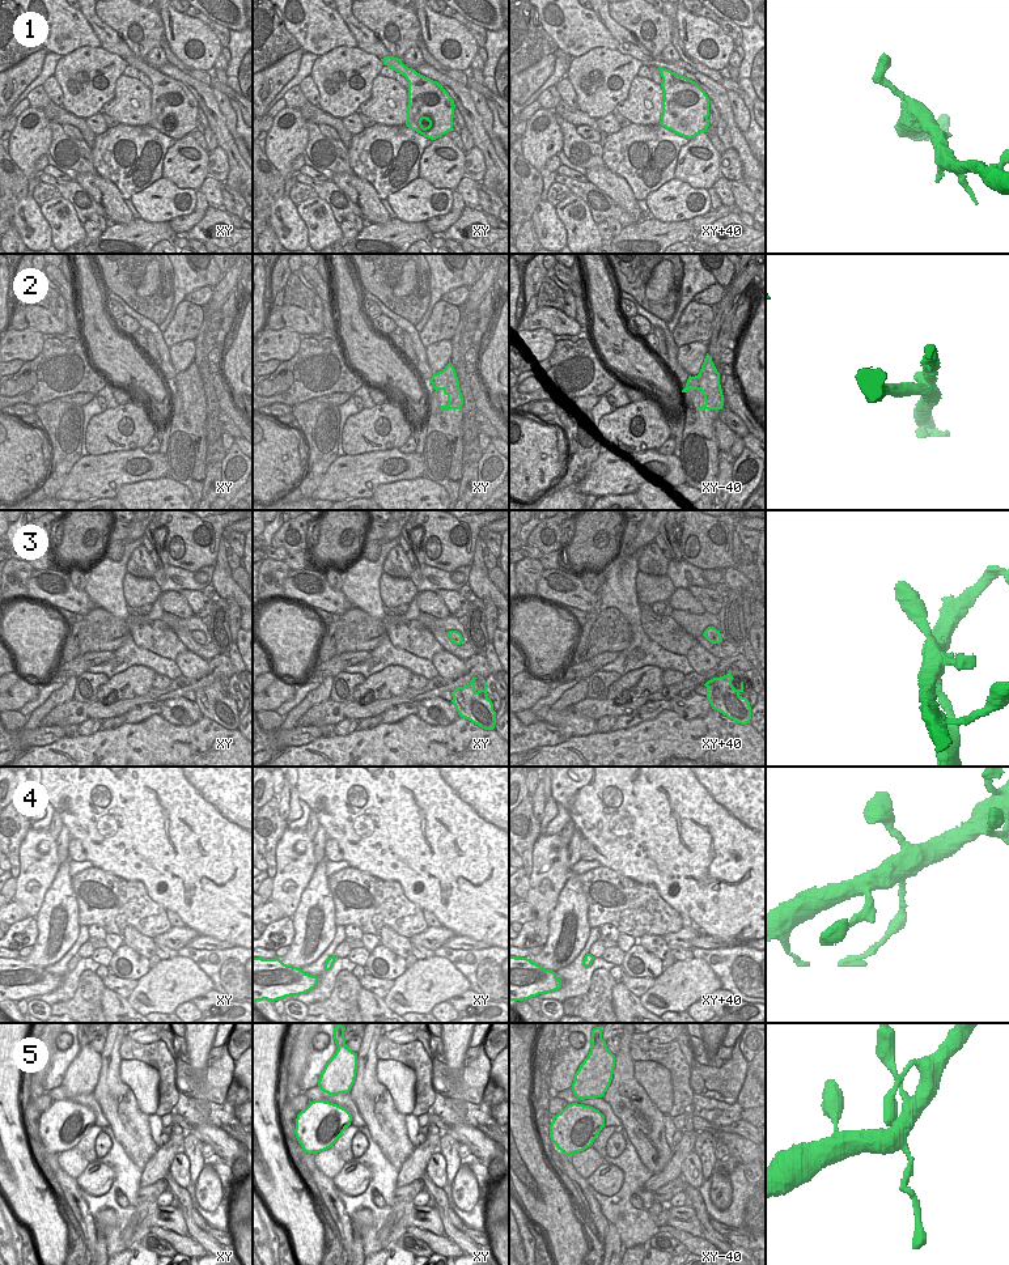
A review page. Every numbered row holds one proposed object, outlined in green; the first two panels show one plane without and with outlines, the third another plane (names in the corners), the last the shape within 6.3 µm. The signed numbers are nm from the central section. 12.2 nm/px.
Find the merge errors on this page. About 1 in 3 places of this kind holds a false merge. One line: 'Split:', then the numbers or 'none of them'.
Split: 2

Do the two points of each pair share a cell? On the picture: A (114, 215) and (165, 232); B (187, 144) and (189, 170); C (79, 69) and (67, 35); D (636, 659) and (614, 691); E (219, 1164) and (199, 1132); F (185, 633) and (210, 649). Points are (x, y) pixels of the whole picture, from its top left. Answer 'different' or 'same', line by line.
A: different
B: same
C: different
D: different
E: different
F: same

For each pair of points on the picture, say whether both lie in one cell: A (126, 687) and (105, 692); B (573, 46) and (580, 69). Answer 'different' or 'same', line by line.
A: same
B: different

